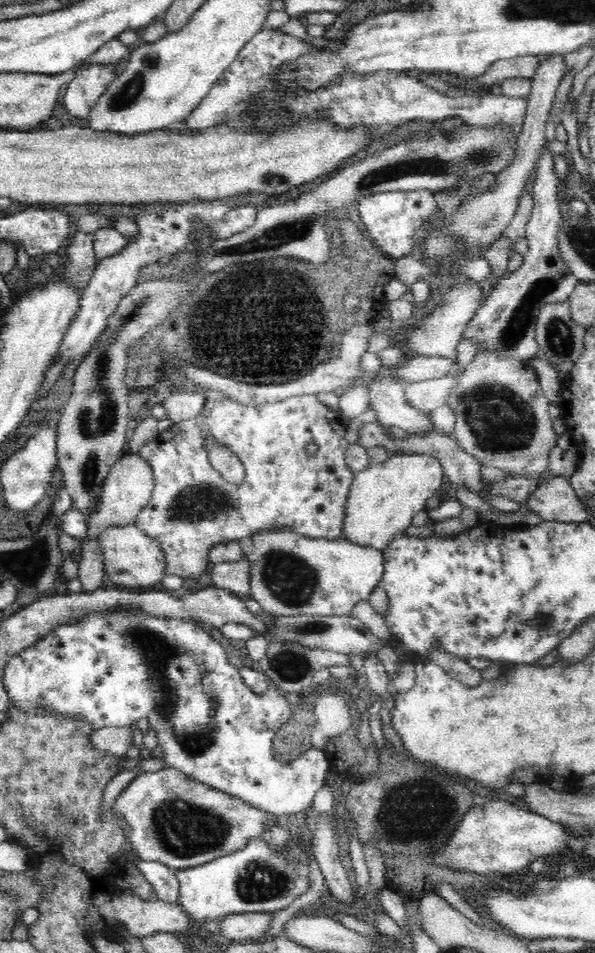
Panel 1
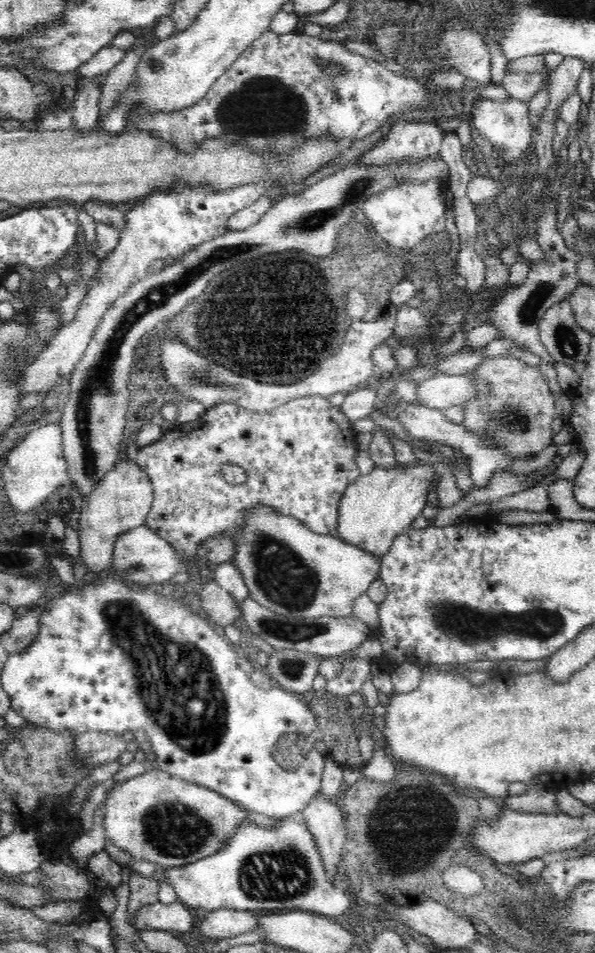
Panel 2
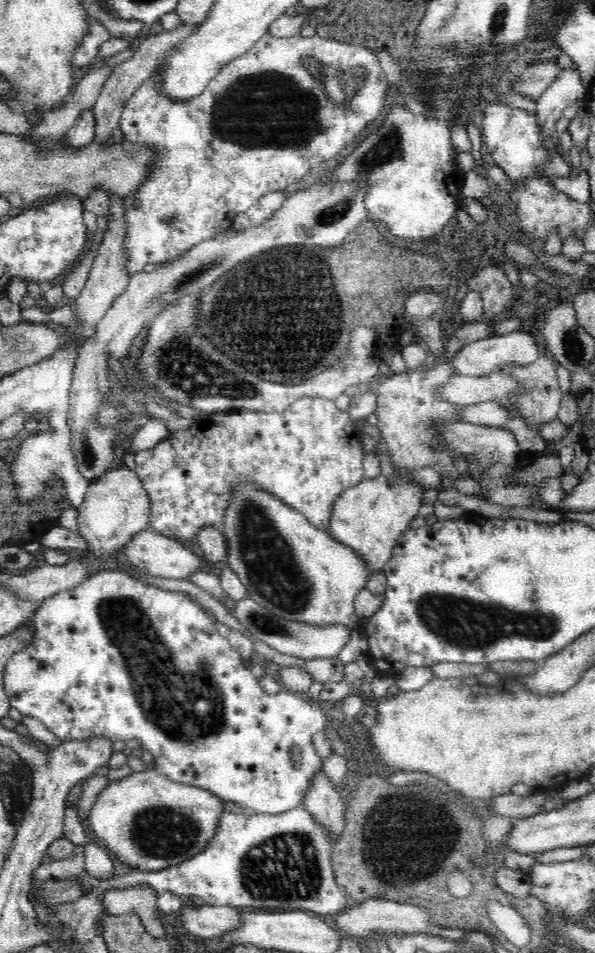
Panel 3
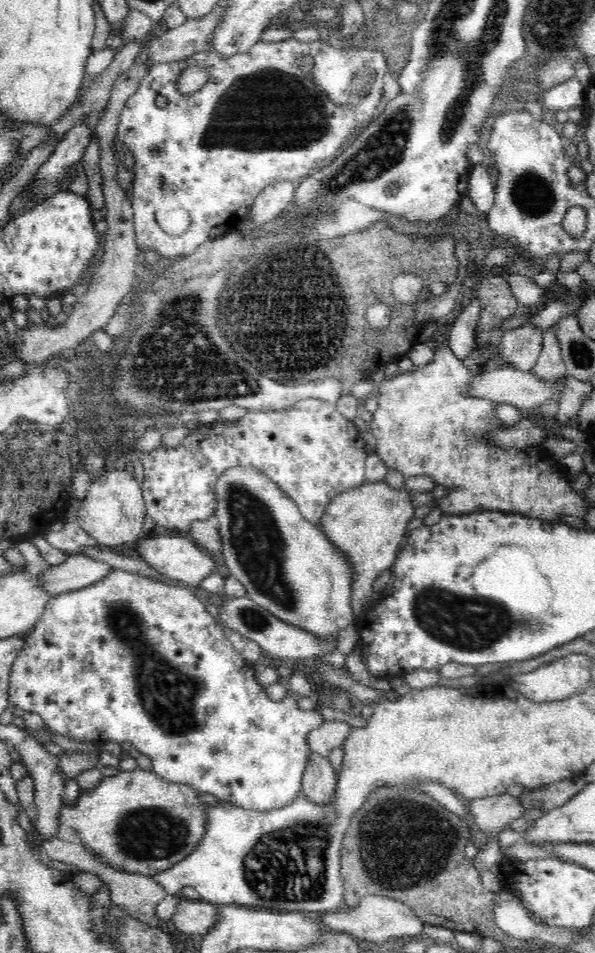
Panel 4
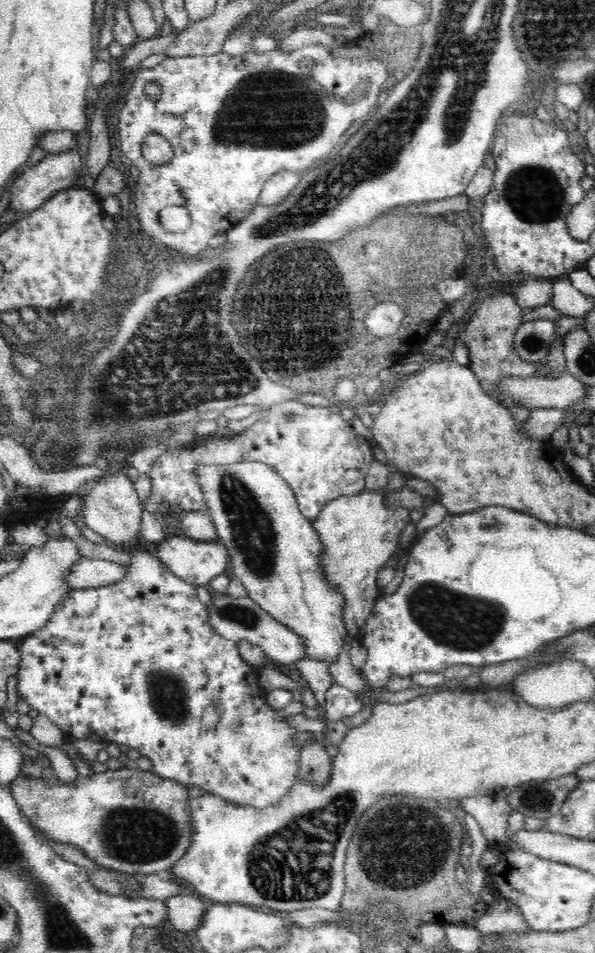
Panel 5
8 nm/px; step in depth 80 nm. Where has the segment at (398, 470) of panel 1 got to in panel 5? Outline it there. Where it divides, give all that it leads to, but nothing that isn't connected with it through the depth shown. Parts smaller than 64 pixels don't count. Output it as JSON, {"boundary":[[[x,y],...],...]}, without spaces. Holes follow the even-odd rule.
{"boundary":[[[362,490],[360,494],[354,496],[340,496],[332,500],[320,511],[319,516],[311,522],[318,533],[322,543],[321,568],[325,579],[337,592],[342,594],[345,600],[343,619],[347,632],[352,636],[357,636],[362,628],[366,617],[370,614],[374,603],[378,598],[377,574],[380,568],[386,563],[394,561],[401,548],[399,545],[400,534],[410,522],[410,508],[398,506],[395,511],[388,512],[384,507],[384,498],[390,490]]]}

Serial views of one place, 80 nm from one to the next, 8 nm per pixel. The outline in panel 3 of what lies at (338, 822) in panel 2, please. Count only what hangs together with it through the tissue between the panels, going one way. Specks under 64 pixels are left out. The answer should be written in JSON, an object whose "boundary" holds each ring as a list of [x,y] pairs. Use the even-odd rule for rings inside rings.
{"boundary":[[[320,769],[312,778],[310,787],[312,788],[308,788],[306,792],[304,807],[340,840],[340,832],[345,827],[346,807],[337,786],[334,786],[326,776],[326,772]]]}

